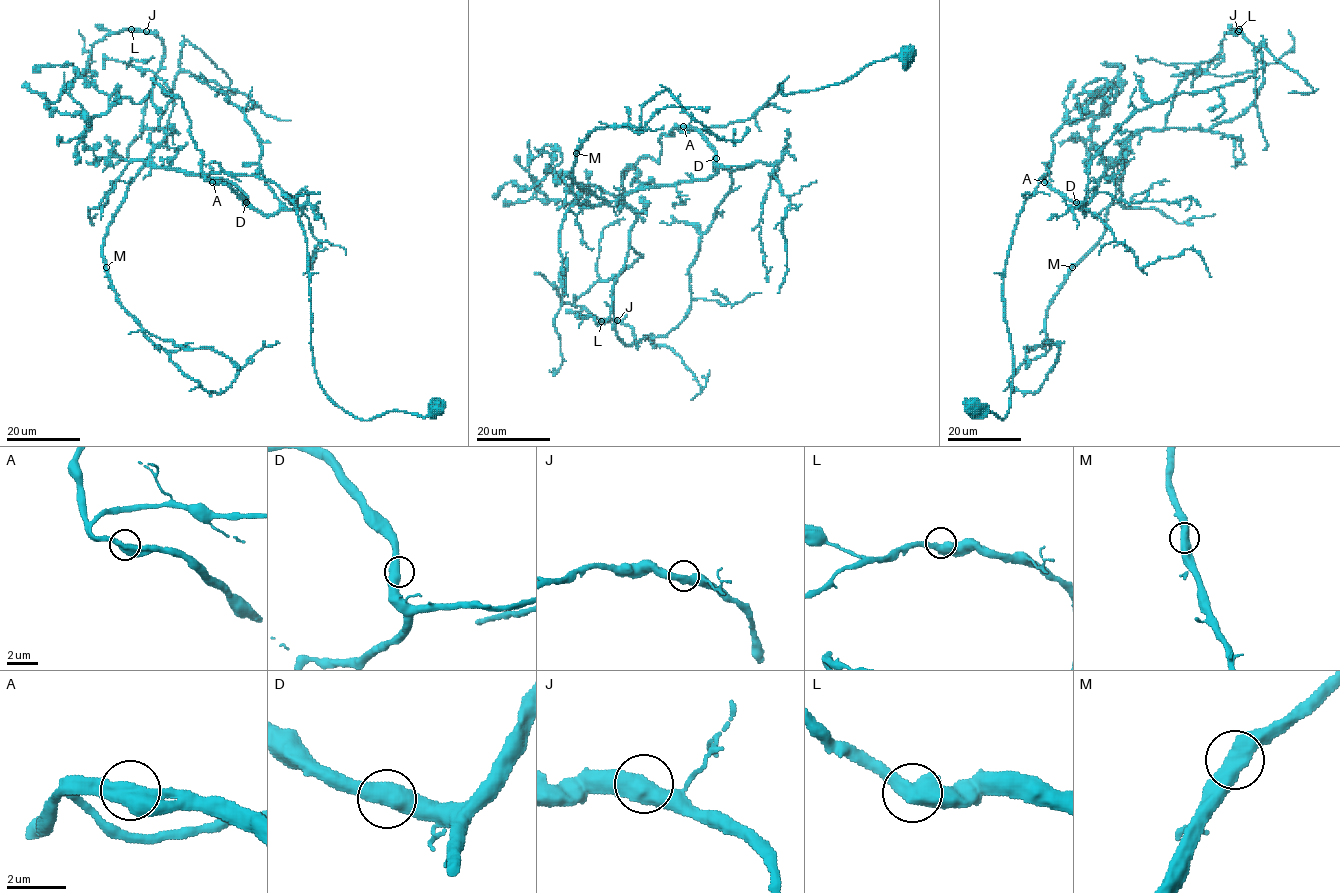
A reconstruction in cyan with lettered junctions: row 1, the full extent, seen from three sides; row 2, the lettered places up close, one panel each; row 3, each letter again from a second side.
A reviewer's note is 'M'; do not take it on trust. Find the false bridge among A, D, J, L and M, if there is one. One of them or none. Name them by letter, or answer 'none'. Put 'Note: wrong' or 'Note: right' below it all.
none
Note: wrong

